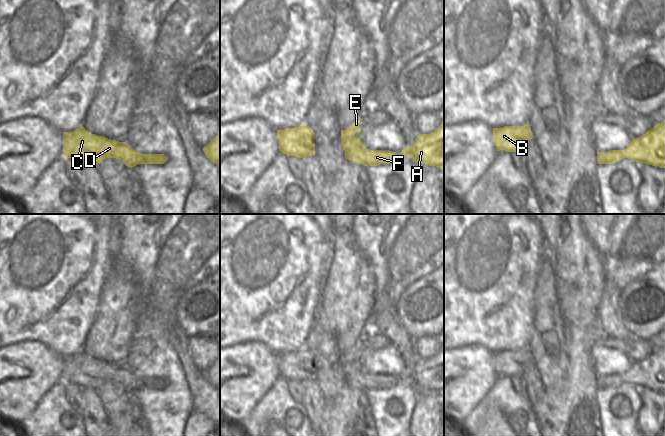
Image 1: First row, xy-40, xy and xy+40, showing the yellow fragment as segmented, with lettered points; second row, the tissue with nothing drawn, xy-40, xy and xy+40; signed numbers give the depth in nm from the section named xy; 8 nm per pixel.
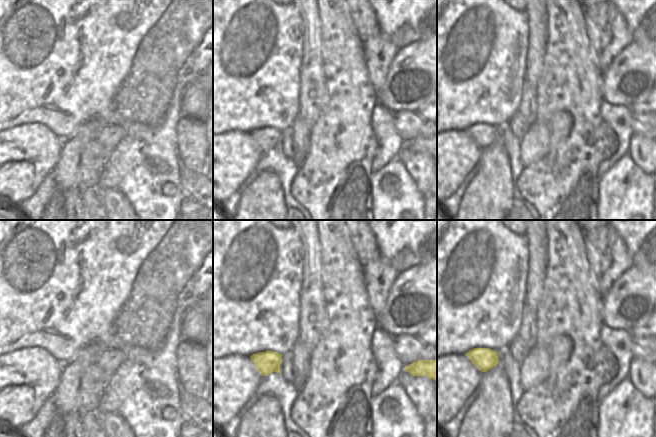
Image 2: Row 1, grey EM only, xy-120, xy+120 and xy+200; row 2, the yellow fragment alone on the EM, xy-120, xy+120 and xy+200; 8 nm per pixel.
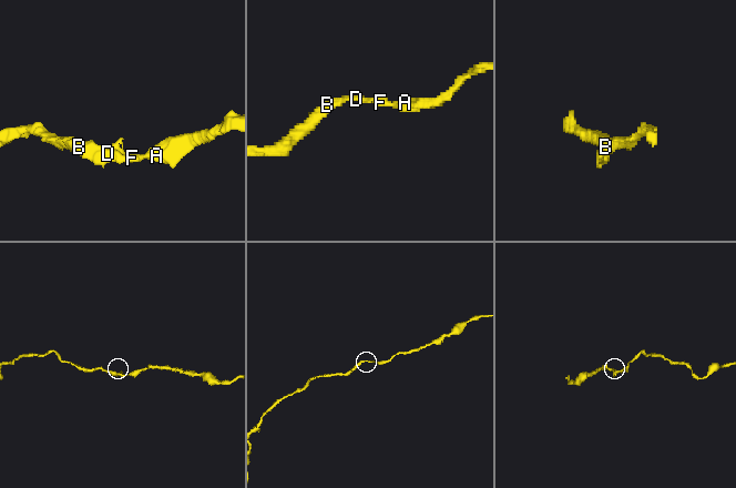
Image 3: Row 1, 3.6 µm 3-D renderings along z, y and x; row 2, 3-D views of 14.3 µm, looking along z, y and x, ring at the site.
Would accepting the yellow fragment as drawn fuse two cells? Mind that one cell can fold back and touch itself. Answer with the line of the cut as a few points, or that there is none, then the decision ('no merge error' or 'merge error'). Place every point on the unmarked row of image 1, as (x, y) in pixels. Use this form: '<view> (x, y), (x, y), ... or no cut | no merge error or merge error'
no cut | no merge error

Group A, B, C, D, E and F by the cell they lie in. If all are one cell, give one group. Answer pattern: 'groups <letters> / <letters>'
groups A B C D E F

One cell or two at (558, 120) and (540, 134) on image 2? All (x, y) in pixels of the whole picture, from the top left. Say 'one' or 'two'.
one

